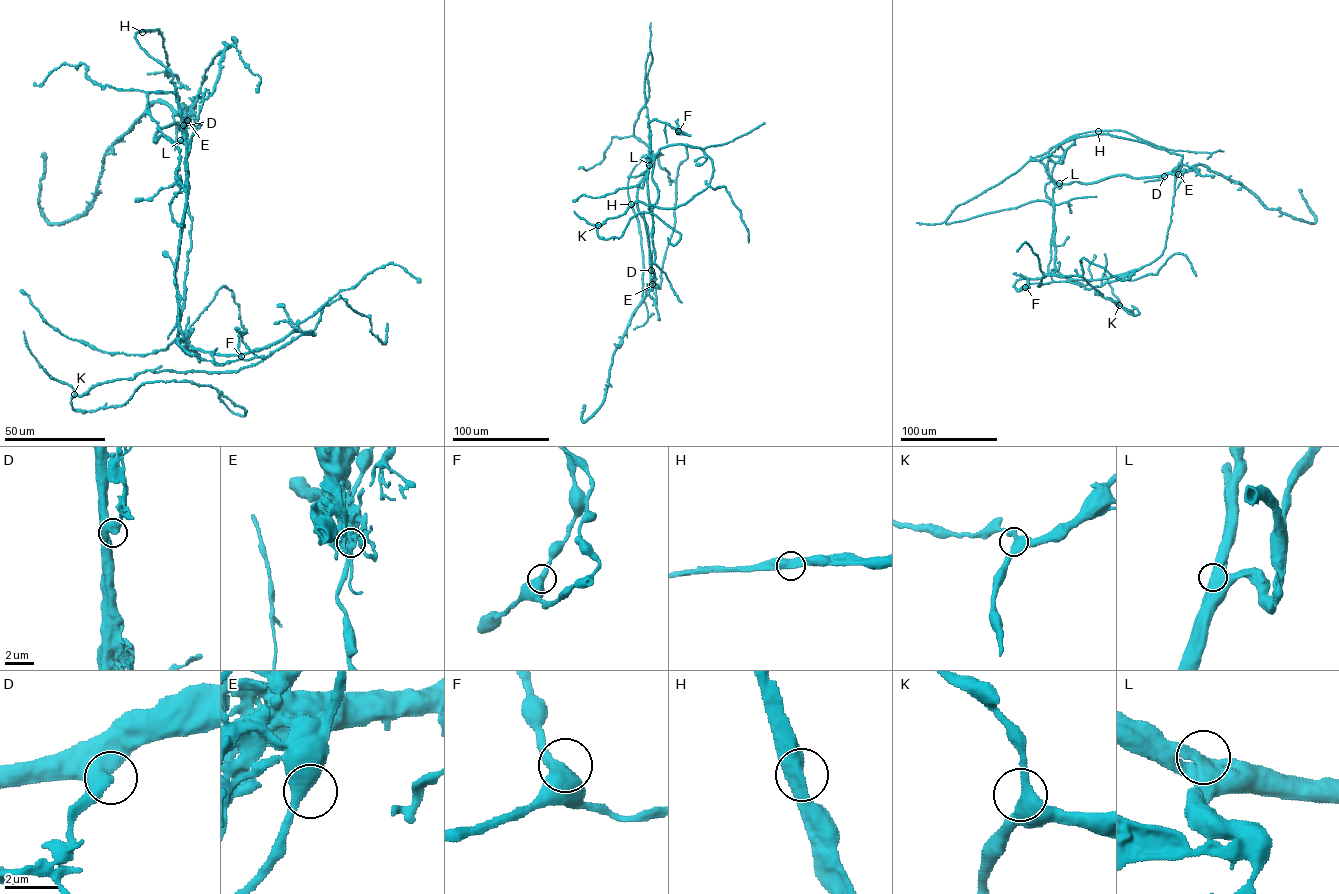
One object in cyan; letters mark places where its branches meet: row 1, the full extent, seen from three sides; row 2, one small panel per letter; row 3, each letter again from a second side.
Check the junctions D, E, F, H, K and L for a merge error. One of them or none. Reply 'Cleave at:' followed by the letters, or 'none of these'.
Cleave at: H

